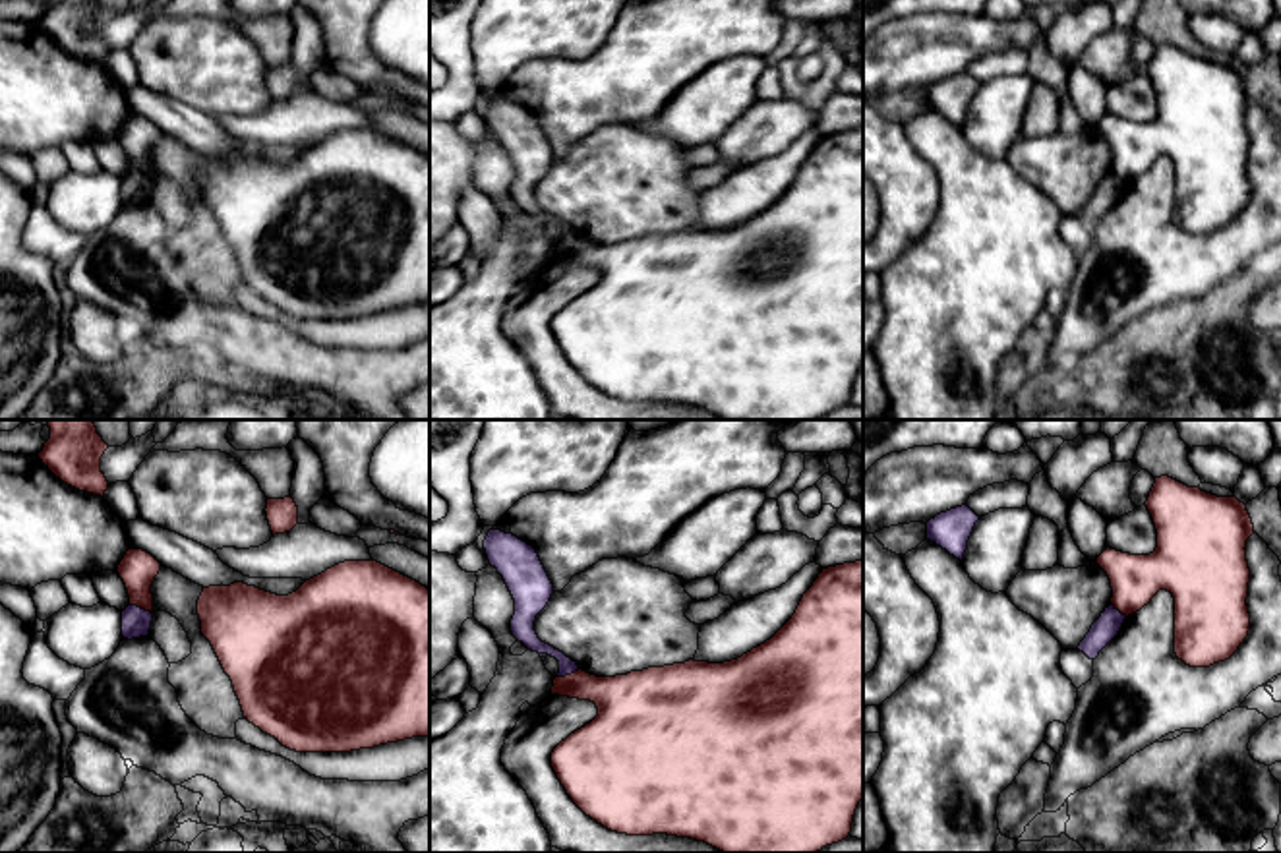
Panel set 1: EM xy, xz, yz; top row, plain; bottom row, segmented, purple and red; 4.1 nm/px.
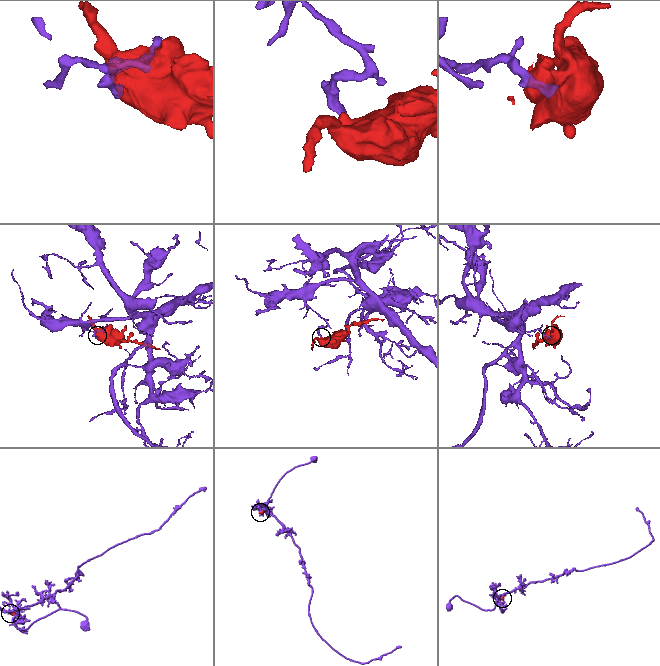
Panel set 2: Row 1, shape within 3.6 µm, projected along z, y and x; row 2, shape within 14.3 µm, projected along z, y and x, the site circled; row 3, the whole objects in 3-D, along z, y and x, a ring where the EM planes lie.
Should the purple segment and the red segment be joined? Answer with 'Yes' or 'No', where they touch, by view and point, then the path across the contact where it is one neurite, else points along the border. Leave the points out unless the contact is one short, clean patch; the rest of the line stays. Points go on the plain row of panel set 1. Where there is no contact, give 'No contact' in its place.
No. Touches purple at xz (567, 240). Boundary: xz (579, 236), (558, 244)

